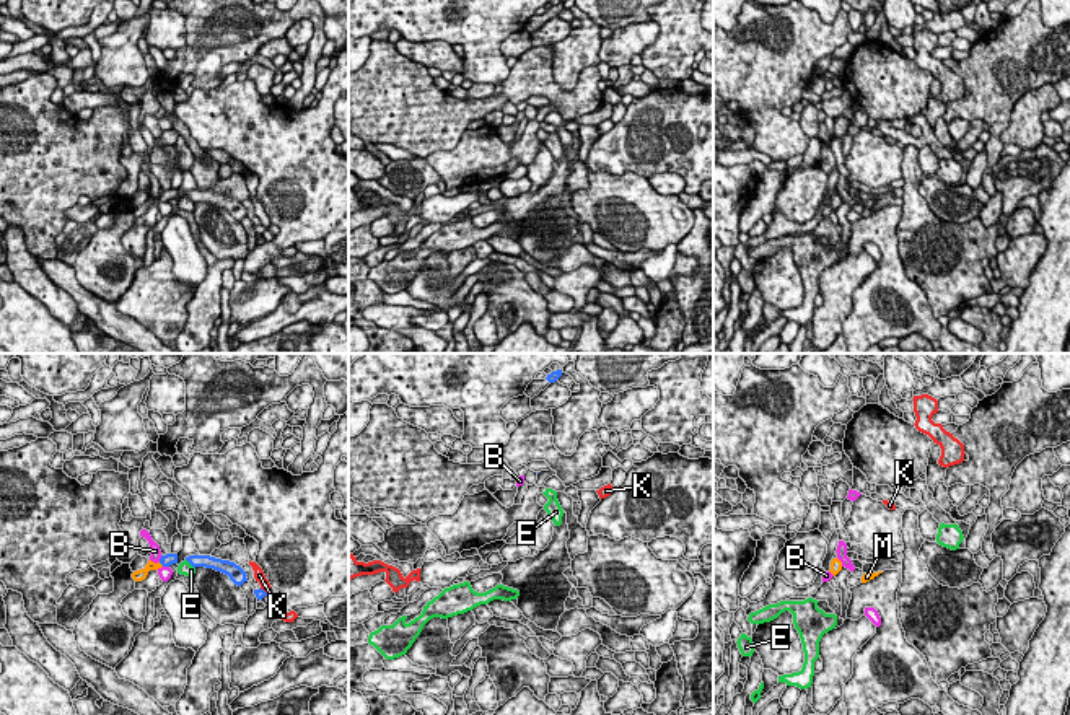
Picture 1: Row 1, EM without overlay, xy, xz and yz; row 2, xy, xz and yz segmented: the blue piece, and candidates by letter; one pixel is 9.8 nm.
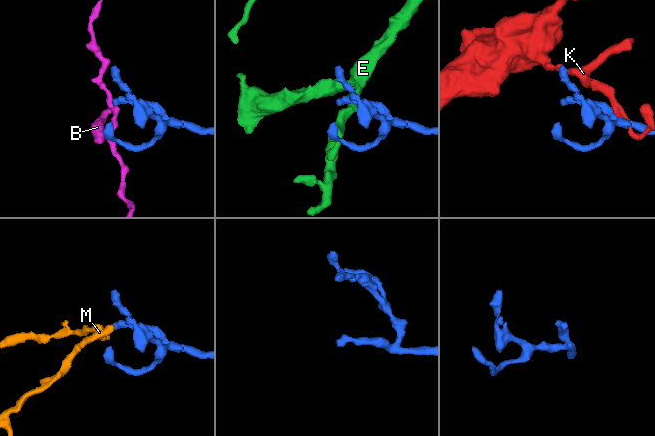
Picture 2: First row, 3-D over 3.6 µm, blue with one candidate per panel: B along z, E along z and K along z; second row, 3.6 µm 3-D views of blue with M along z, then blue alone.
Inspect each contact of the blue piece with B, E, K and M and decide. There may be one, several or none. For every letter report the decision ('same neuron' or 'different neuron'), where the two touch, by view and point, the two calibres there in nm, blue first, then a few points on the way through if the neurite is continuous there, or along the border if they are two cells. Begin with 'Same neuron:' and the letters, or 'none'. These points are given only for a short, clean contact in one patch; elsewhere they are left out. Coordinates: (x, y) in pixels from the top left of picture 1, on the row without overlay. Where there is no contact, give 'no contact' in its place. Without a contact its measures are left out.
Same neuron: M
B: different neuron; meets blue in xy at (160, 194); 120 nm thick on the blue side, 100 nm on the other; border along xy (162, 191), (158, 196)
E: different neuron; meets blue in xy at (189, 197); 130 nm thick on the blue side, 130 nm on the other
K: different neuron; meets blue in xy at (263, 225); 100 nm thick on the blue side, 100 nm on the other; border along xy (259, 223), (267, 228)
M: same neuron; meets blue in xy at (162, 199); 120 nm thick on the blue side, 100 nm on the other; runs through xy (168, 194), (162, 199), (150, 201), (142, 209)

